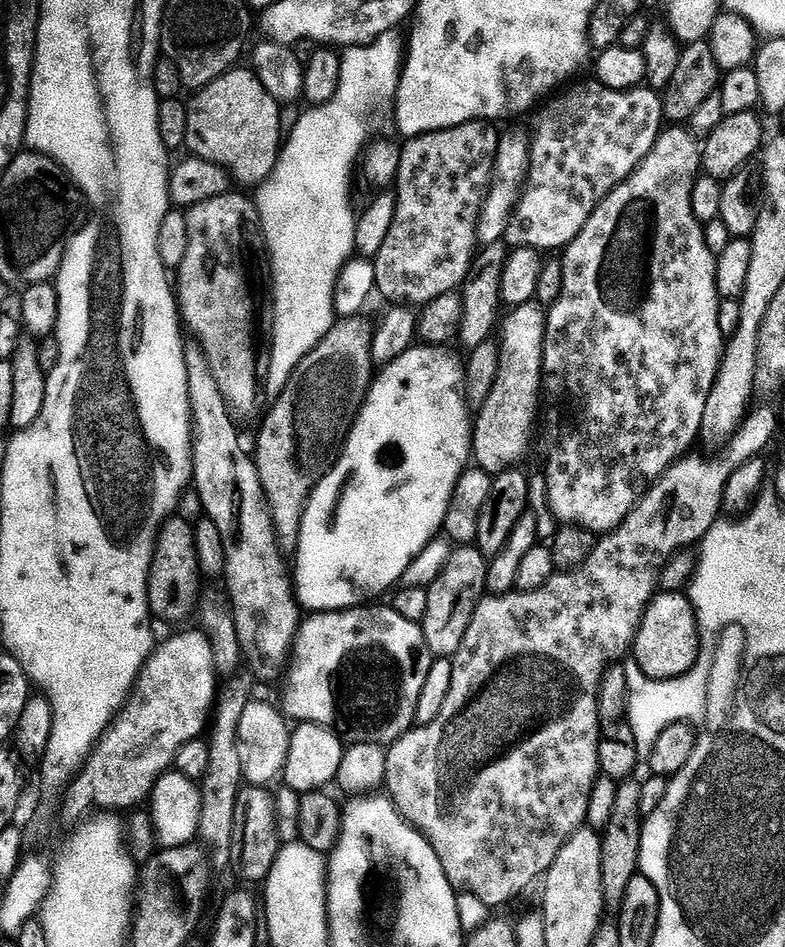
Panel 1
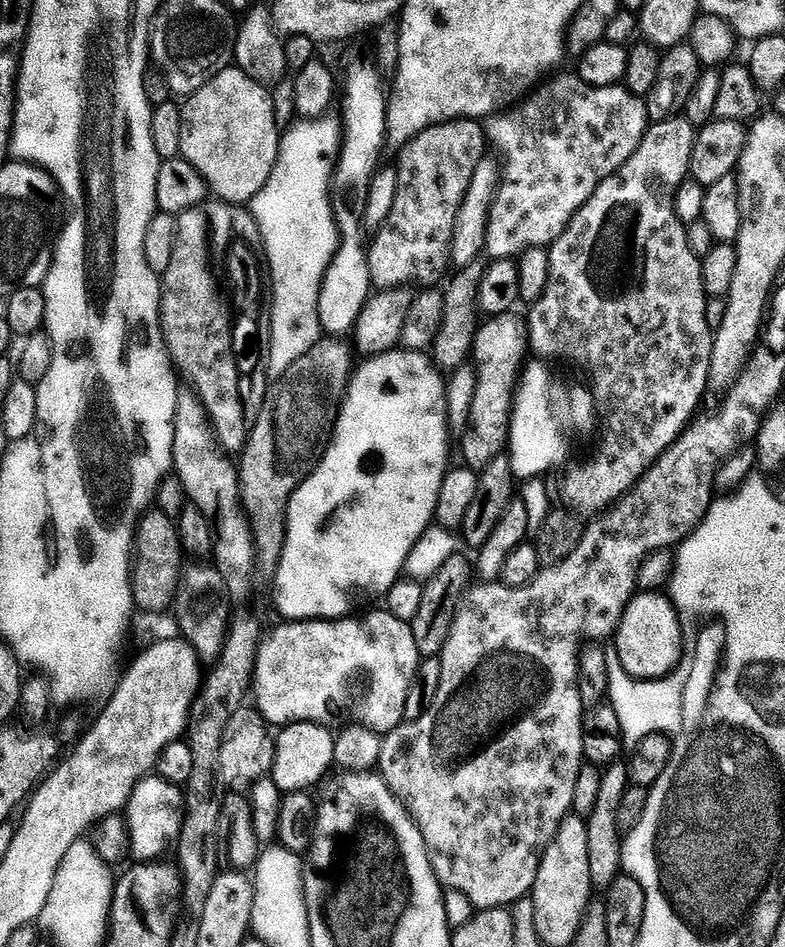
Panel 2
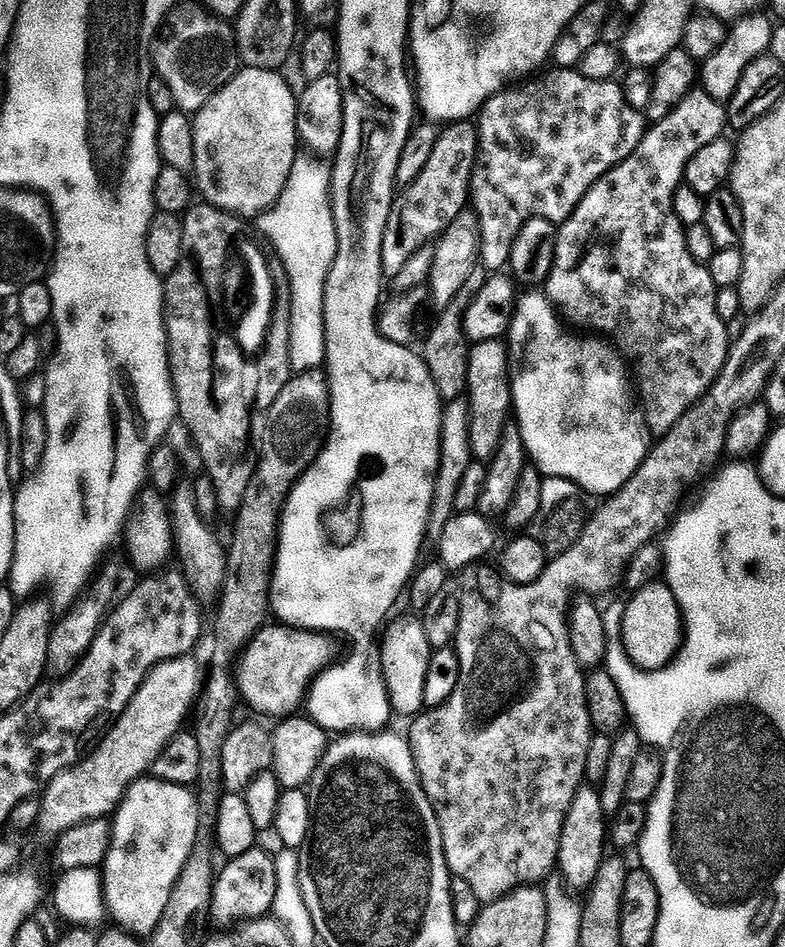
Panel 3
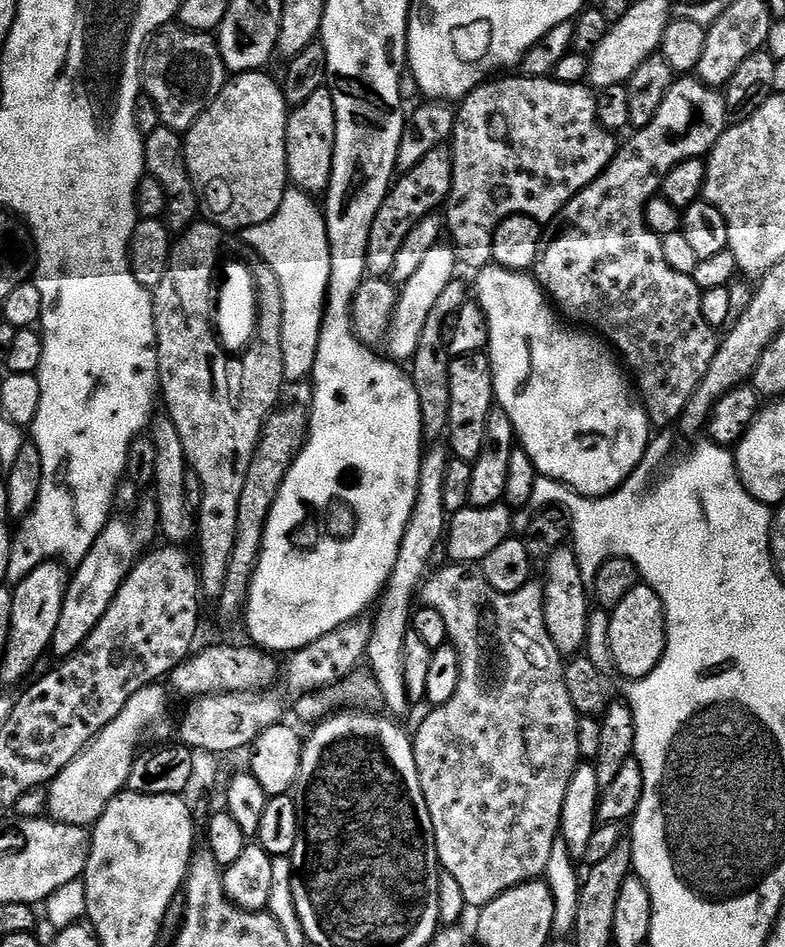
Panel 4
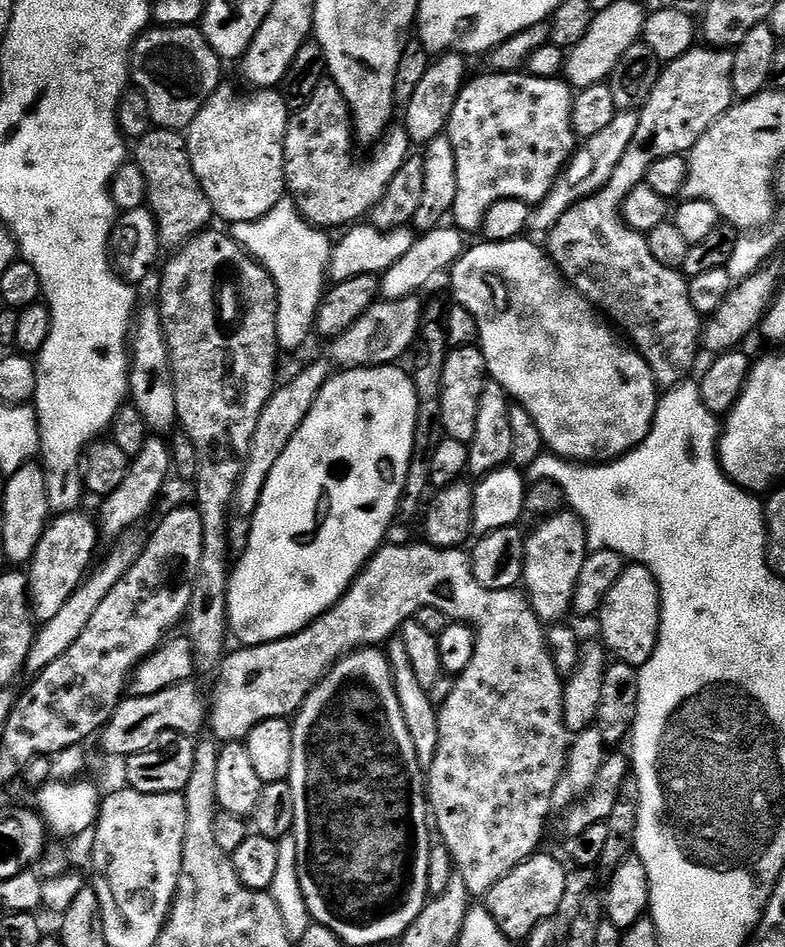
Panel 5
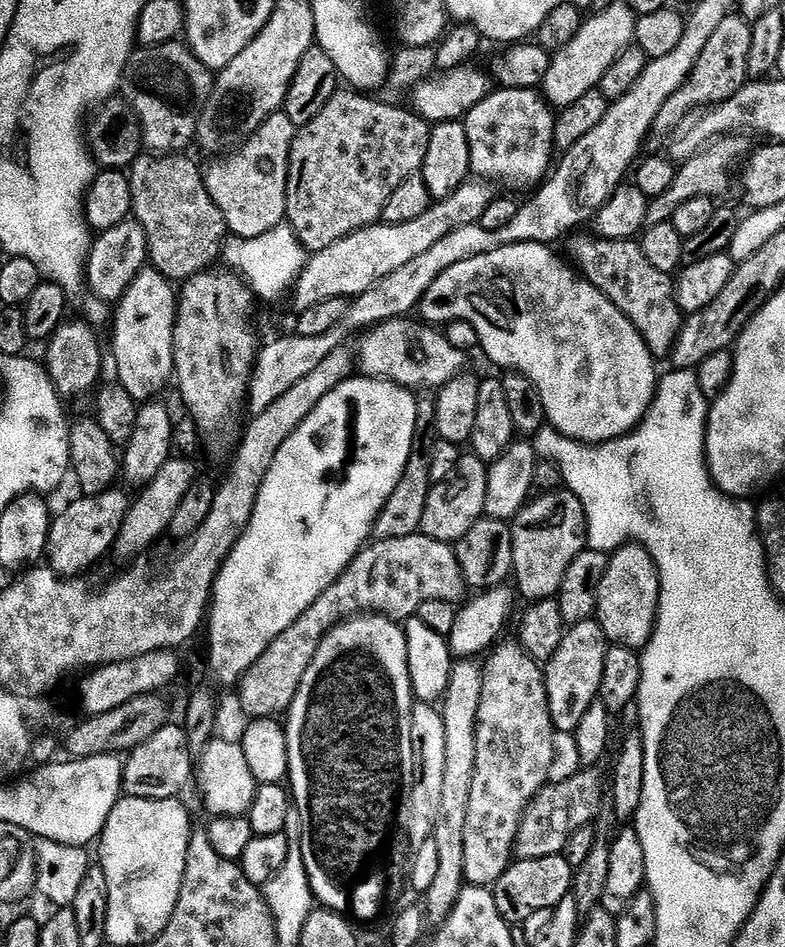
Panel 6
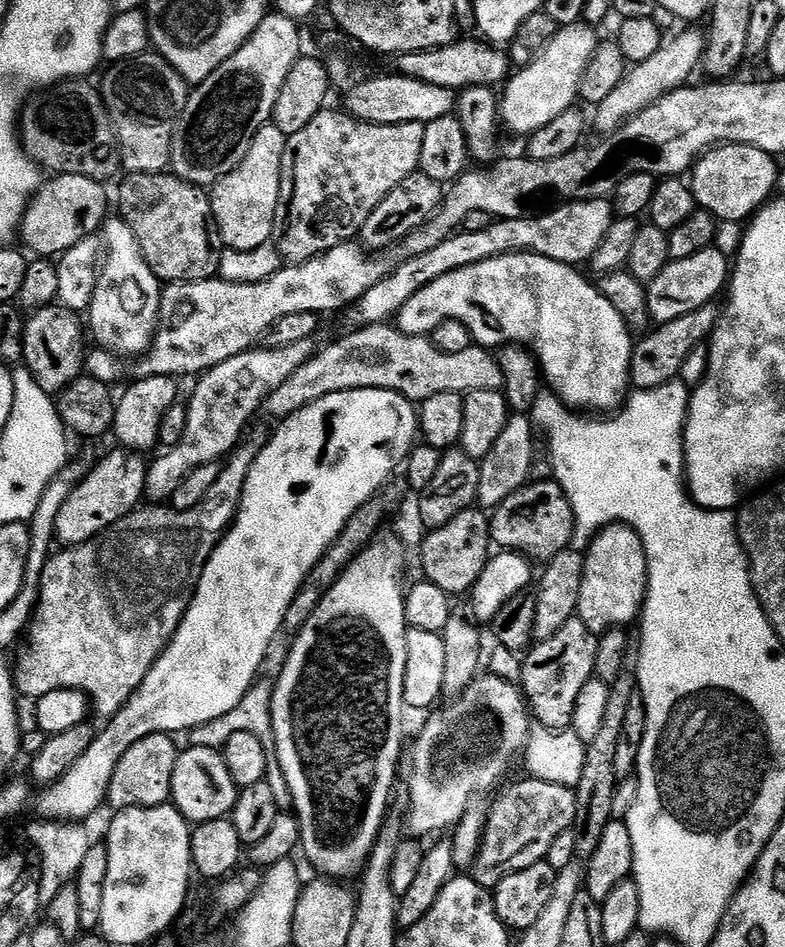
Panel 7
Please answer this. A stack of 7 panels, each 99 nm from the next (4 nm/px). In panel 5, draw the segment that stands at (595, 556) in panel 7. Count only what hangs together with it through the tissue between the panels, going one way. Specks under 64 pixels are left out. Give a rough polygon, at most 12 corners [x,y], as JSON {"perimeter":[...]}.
{"perimeter":[[632,562],[599,620],[617,661],[642,666],[660,637],[660,587]]}

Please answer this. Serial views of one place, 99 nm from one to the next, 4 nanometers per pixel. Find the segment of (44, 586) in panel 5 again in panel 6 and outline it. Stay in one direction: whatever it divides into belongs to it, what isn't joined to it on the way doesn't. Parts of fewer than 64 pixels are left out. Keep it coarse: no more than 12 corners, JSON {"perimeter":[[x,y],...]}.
{"perimeter":[[85,495],[52,522],[47,563],[64,578],[113,551],[130,507]]}

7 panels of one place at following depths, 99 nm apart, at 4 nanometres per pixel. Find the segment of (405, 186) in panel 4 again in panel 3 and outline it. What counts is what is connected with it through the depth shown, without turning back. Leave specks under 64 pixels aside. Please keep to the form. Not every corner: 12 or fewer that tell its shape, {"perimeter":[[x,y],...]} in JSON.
{"perimeter":[[456,122],[392,204],[385,277],[469,207],[480,133]]}

